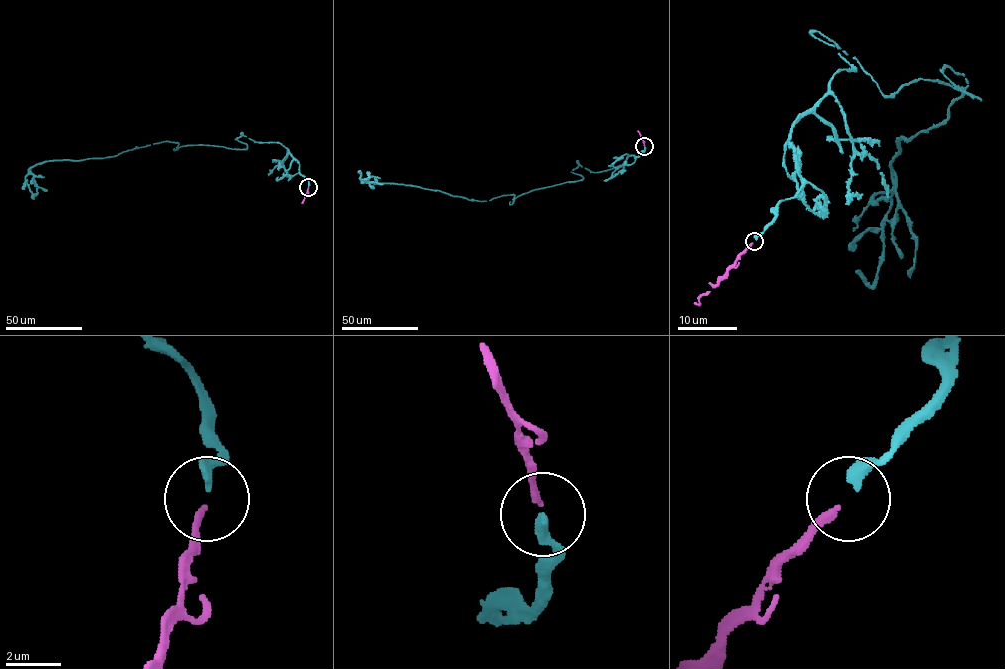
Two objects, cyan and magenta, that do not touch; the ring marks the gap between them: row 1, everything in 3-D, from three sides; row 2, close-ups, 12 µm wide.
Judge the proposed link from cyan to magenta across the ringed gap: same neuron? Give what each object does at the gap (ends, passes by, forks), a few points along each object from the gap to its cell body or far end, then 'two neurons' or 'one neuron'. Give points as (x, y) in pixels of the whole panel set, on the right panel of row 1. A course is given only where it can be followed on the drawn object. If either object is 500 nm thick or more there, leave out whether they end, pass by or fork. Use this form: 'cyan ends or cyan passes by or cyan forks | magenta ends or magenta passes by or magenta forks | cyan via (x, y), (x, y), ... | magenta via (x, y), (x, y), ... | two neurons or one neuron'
cyan ends | magenta ends | cyan via (755, 239), (855, 70), (814, 31), (884, 95), (959, 89), (945, 65), (968, 85), (898, 141), (858, 269) | magenta via (752, 242), (710, 291), (700, 297), (698, 303), (694, 302) | one neuron

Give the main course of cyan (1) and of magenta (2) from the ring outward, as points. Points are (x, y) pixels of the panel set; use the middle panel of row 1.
1: (644, 146), (598, 172), (577, 161), (573, 172), (583, 178), (514, 199), (361, 181), (370, 173)
2: (644, 145), (638, 130)

